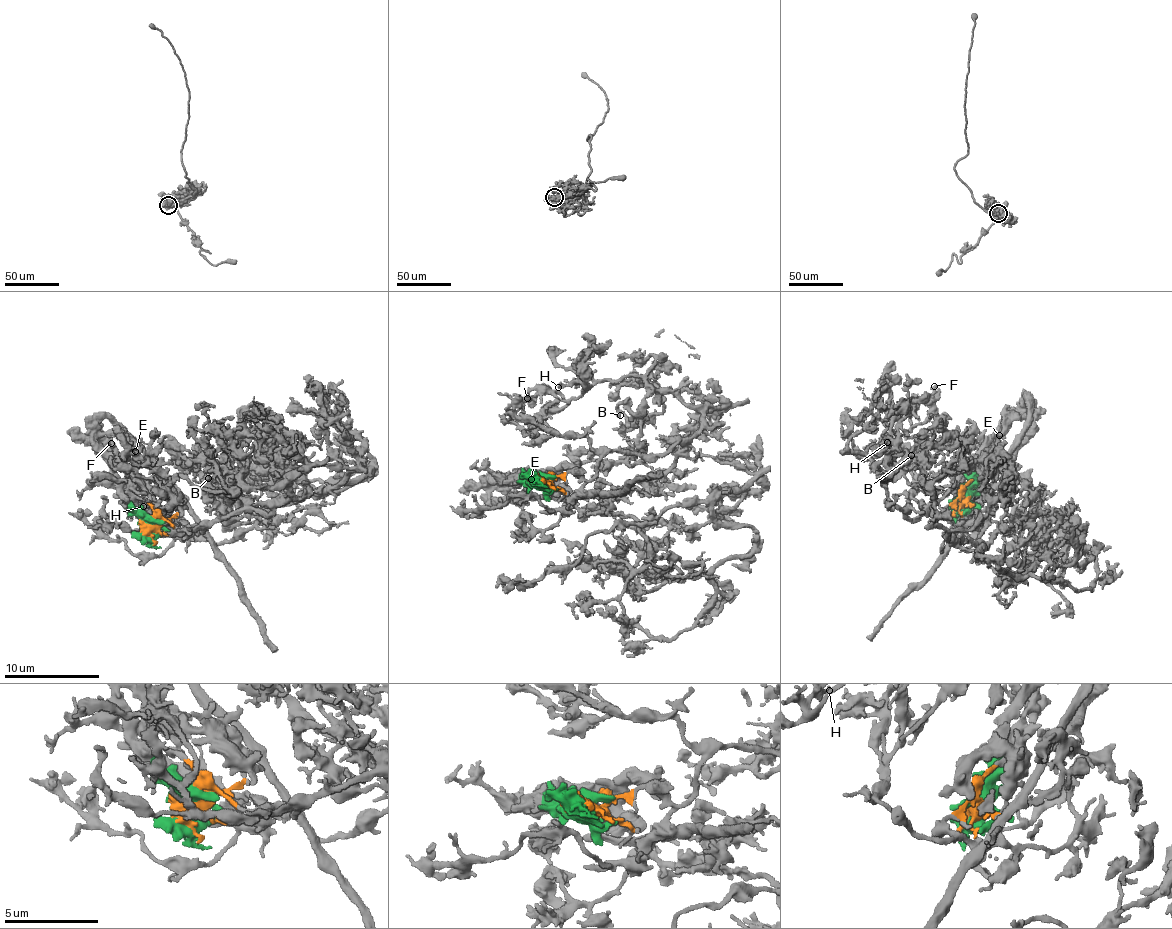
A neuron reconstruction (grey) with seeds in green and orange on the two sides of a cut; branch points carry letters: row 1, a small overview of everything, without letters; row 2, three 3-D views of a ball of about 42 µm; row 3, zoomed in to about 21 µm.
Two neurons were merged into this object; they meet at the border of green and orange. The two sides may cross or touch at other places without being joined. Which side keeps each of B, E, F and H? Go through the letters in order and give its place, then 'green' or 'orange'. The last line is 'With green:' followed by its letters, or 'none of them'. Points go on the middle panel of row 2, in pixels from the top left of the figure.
B: at (620, 415); orange
E: at (531, 479); green
F: at (527, 398); orange
H: at (558, 387); orange
With green: E

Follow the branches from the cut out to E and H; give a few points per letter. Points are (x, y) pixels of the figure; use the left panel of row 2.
E: (150, 527), (114, 477), (96, 440), (106, 433), (124, 433), (136, 451)
H: (150, 527), (201, 531), (267, 513), (289, 489), (225, 492), (177, 478), (169, 508), (143, 506)

